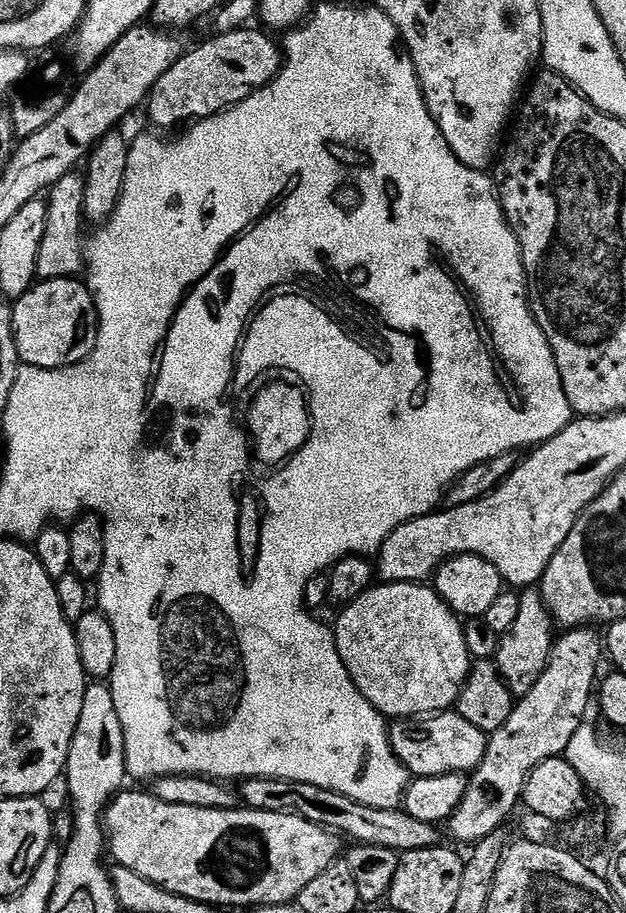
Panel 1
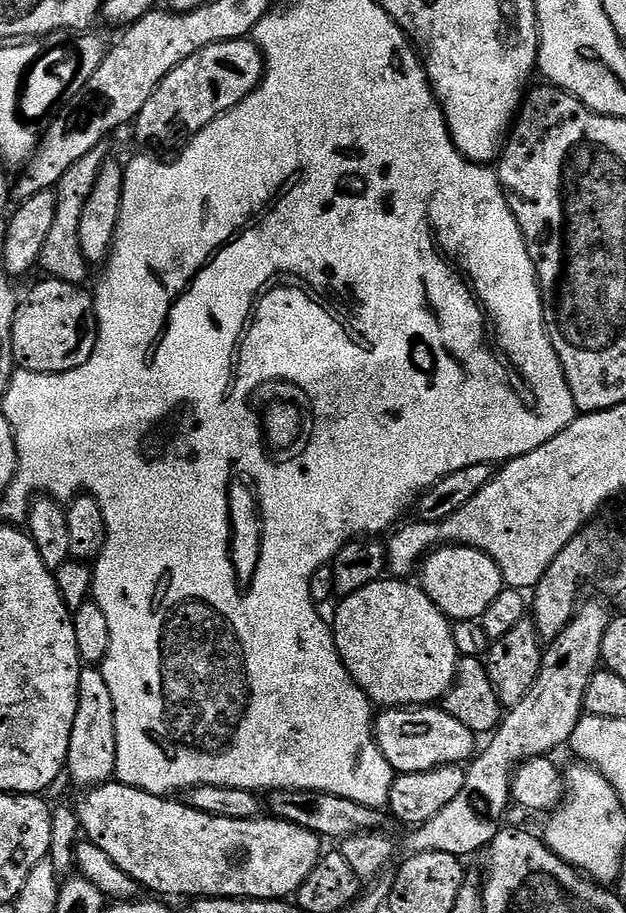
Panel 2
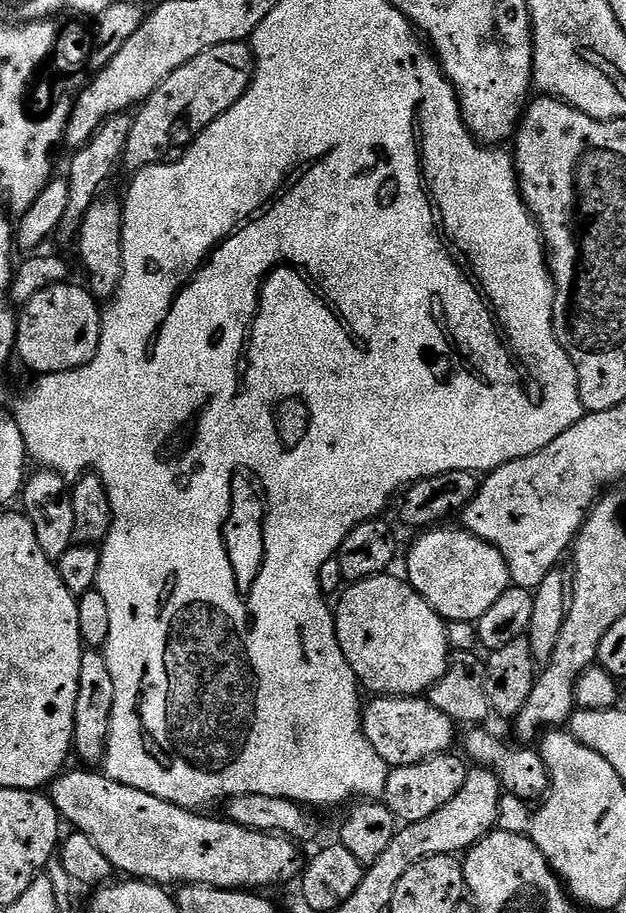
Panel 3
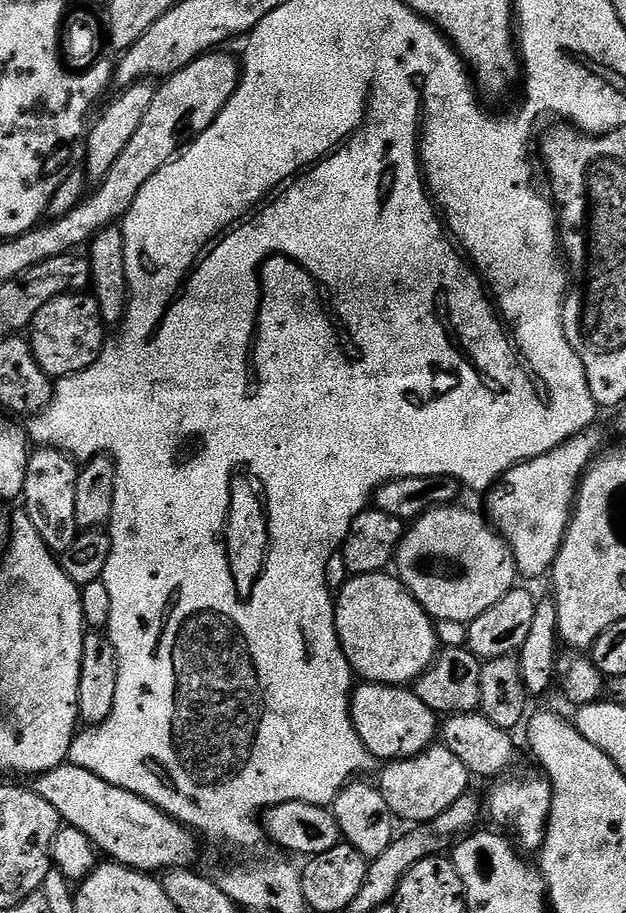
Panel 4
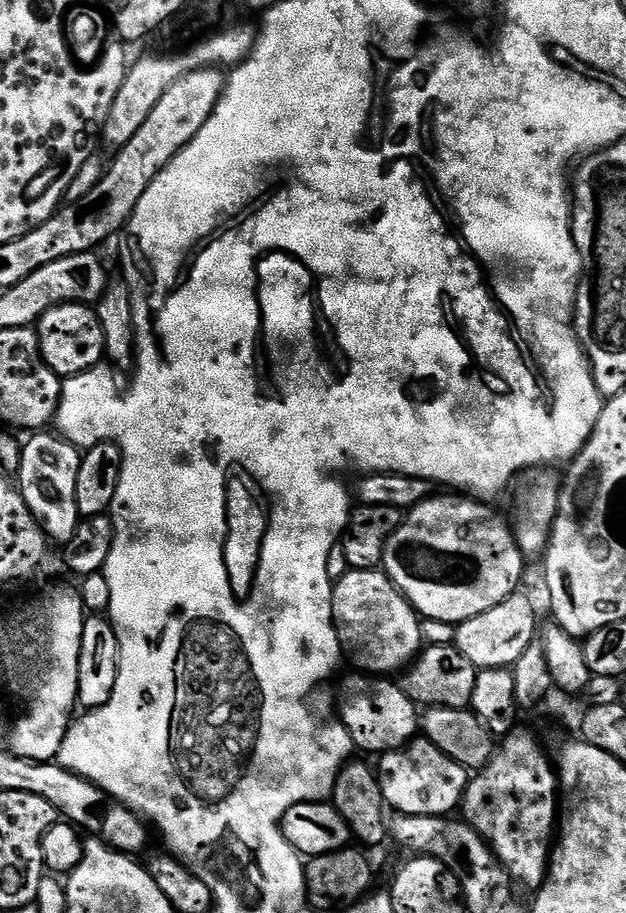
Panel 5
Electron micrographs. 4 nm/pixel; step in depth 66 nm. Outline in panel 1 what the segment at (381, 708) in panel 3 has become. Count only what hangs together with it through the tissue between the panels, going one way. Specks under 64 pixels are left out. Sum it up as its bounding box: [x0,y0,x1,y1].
[390,710,489,777]

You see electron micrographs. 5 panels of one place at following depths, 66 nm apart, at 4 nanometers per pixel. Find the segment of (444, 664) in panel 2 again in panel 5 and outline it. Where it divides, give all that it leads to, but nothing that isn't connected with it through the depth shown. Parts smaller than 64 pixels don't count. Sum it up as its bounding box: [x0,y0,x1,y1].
[332,570,424,673]

